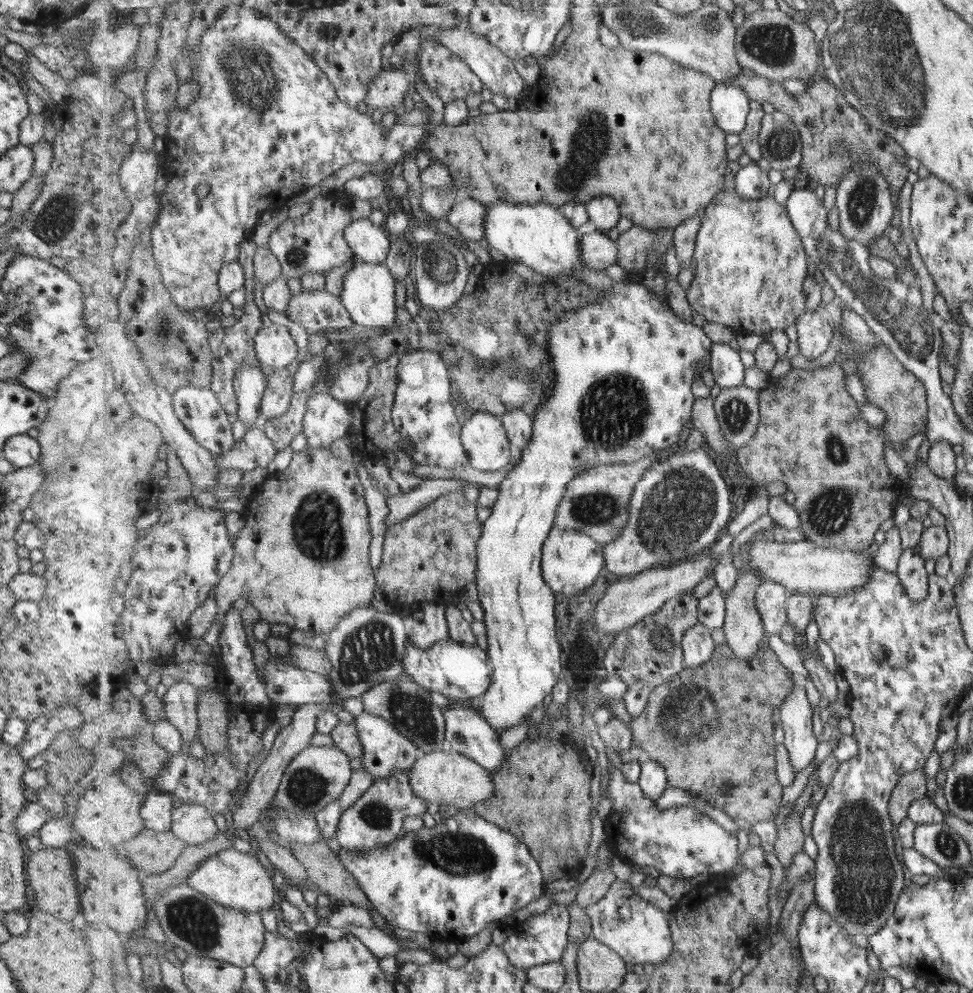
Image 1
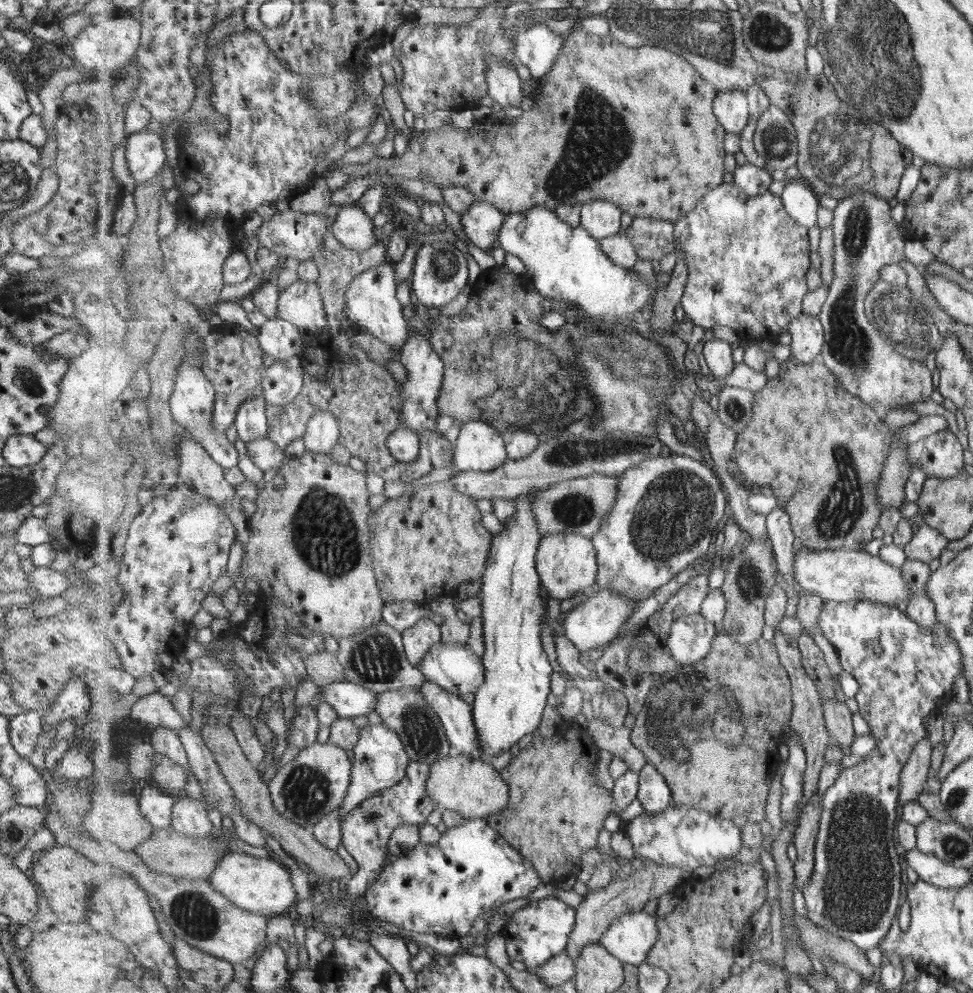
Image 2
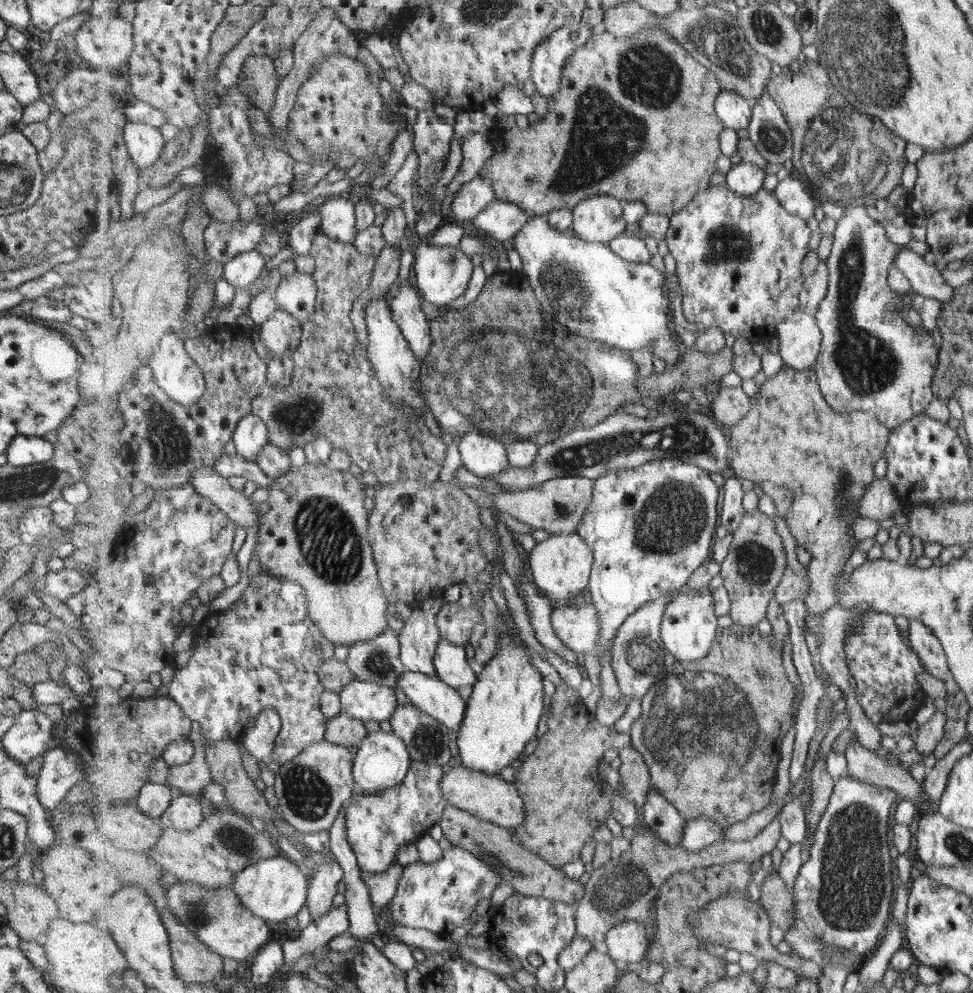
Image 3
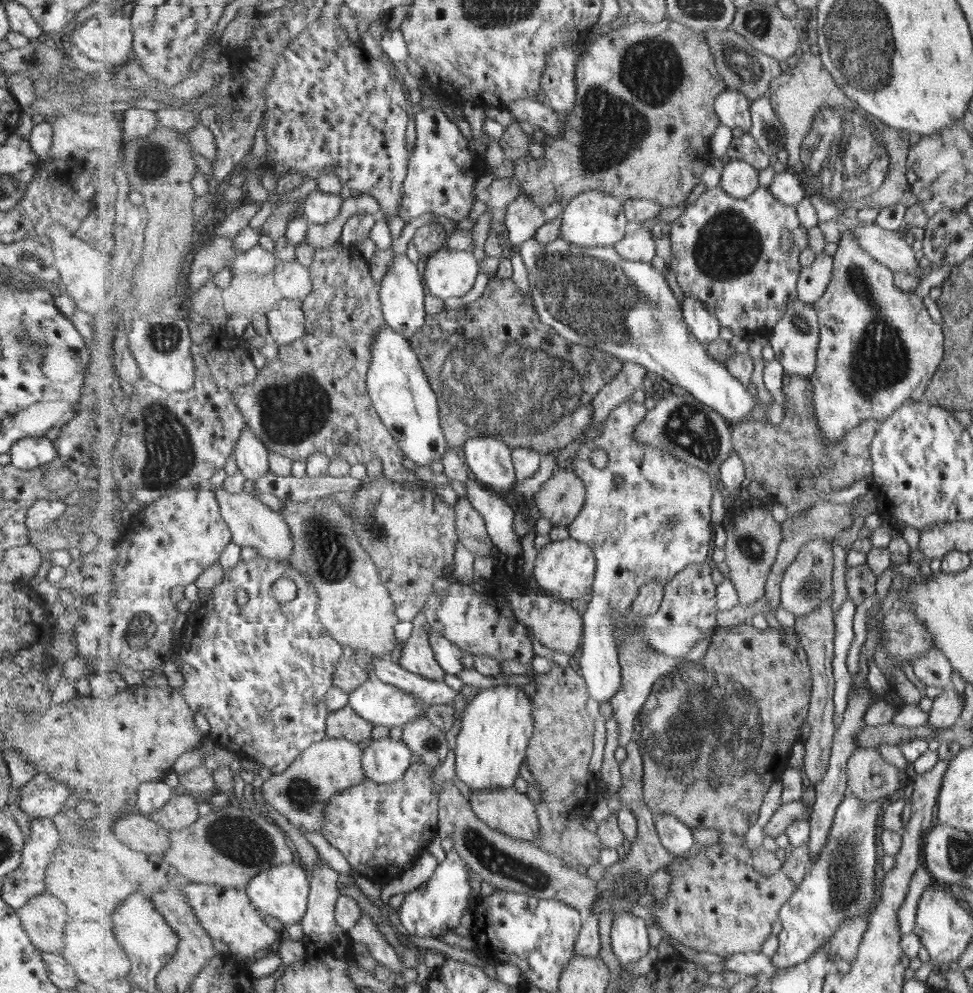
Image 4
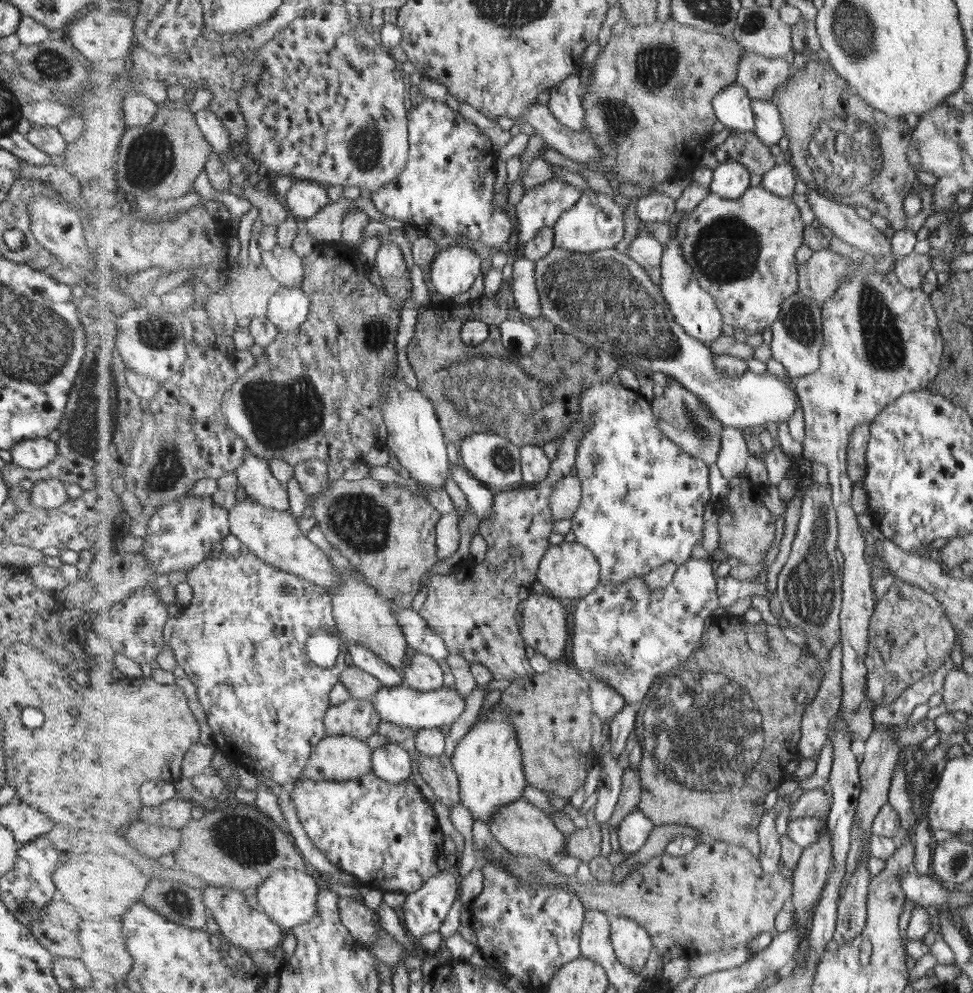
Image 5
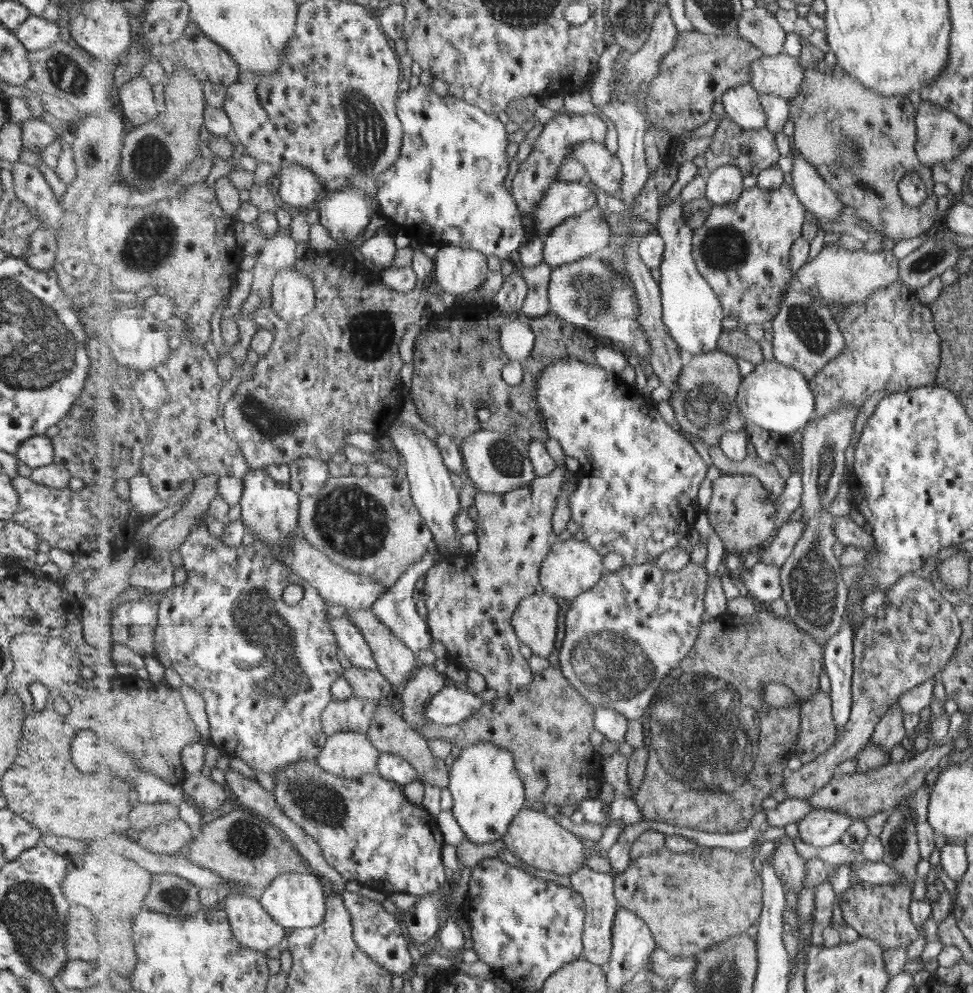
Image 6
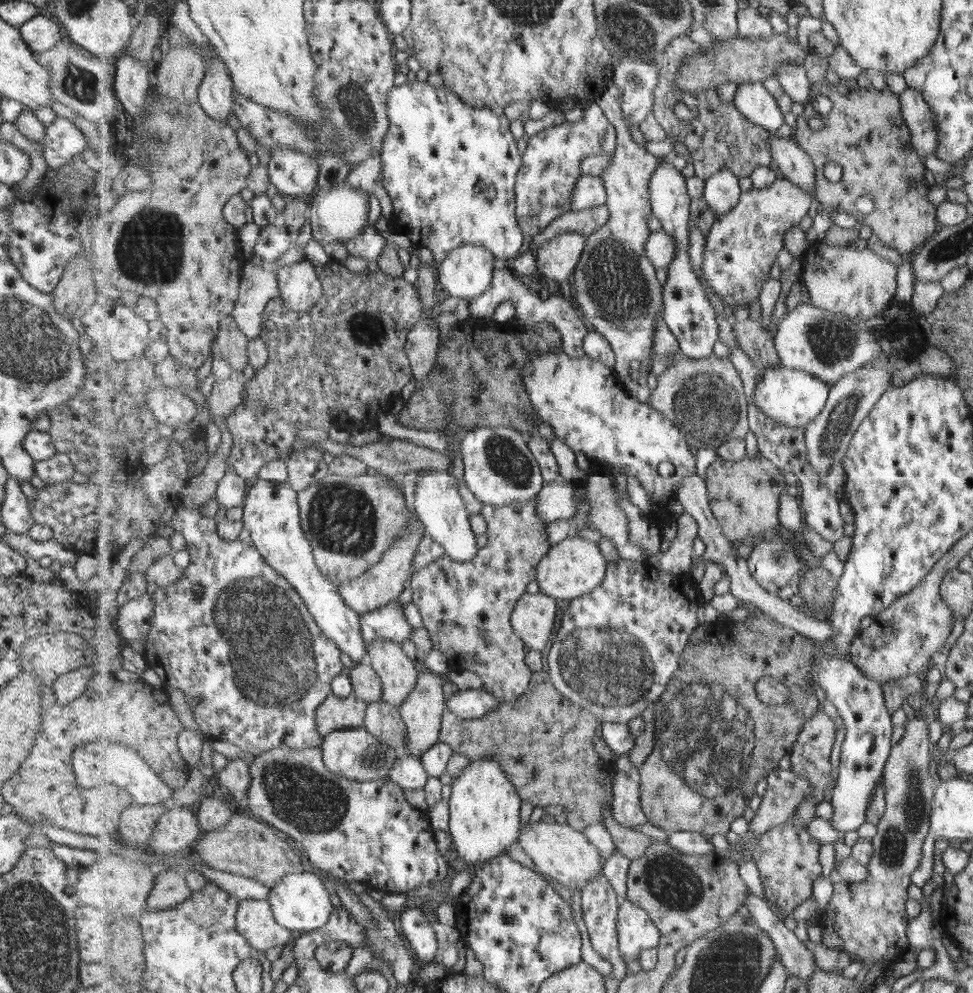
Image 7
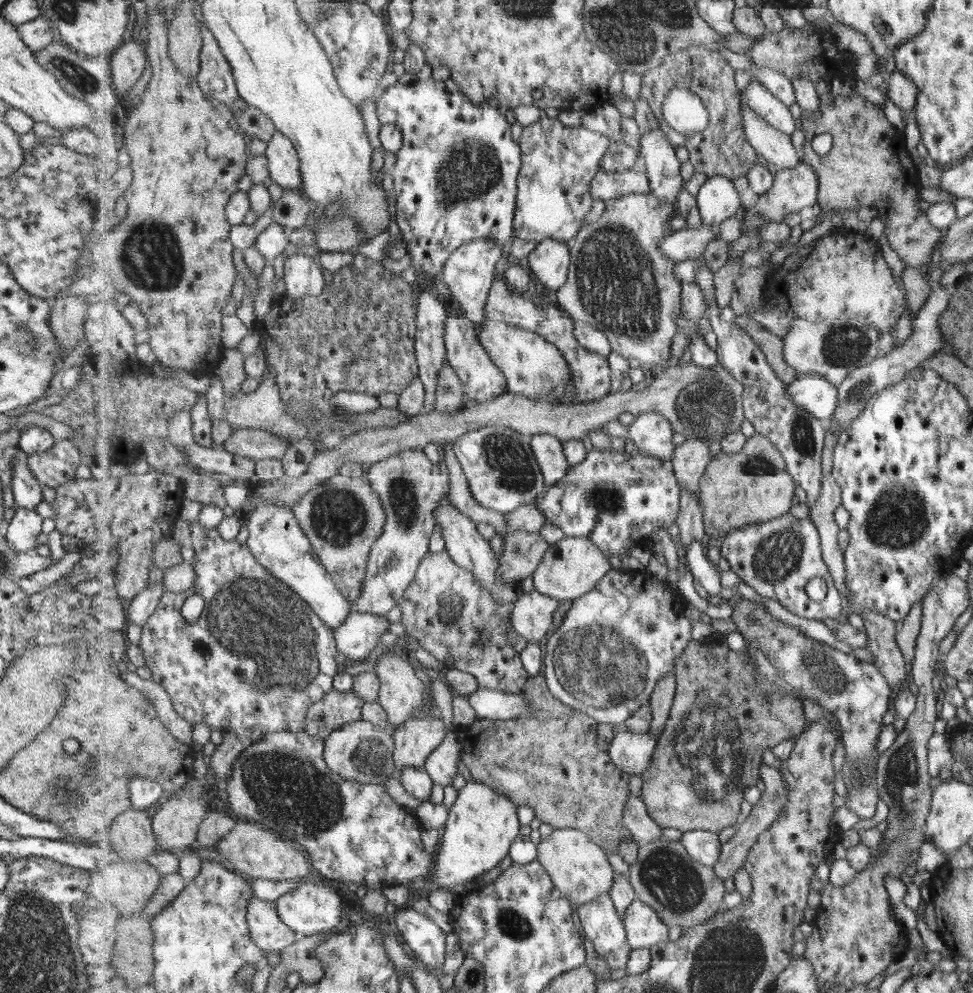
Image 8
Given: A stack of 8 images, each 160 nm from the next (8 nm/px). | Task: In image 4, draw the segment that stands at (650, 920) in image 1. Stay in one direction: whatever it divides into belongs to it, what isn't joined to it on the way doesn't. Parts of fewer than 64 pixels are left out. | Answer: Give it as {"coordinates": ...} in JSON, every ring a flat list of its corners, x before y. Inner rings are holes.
{"coordinates":[[626,912,615,917,610,938,612,952,623,966,637,963,651,947,647,922,639,916]]}

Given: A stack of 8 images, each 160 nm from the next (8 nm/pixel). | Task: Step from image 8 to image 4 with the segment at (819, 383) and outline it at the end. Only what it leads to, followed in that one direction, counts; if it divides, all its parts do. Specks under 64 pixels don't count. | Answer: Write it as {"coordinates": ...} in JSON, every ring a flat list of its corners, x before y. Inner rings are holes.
{"coordinates":[[561,238,551,244,529,240,519,246,518,251,529,271,534,306,539,310,541,320,553,326,567,340,583,346,597,346,617,358,639,363,659,381,685,388,697,400,722,414,731,426,751,418,749,412,755,406,762,406,750,392,750,385,743,386,724,364,717,363,707,354,706,345,699,342,687,324,682,304,673,294,664,271,653,268,651,263,638,263,623,258,615,246,583,247]]}

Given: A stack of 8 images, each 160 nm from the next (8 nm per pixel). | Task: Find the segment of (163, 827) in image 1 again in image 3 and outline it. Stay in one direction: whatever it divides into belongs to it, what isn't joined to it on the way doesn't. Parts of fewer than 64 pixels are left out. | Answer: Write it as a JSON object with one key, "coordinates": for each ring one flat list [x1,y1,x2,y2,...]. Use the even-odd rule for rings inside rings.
{"coordinates":[[149,782,140,790,140,795,135,802,147,816,160,820,176,795,177,791,169,784]]}

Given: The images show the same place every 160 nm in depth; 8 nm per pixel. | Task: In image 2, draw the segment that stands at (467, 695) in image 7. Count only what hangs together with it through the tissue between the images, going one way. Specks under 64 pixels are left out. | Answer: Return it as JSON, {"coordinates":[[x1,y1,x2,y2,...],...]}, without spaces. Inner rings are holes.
{"coordinates":[[347,680,319,688,315,699,317,703,331,704,341,719,365,717,371,710,376,712,376,693]]}

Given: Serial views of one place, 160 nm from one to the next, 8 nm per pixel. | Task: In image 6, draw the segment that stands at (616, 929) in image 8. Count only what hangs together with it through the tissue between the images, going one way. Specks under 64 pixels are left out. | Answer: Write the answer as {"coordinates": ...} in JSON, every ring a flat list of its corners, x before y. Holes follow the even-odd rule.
{"coordinates":[[587,866,577,869,569,877,572,886,586,900,587,917,584,931,584,950,587,952,587,960,608,967,612,960,614,922,617,912,621,908,615,893,618,877,613,875,613,873,595,872,595,870]]}

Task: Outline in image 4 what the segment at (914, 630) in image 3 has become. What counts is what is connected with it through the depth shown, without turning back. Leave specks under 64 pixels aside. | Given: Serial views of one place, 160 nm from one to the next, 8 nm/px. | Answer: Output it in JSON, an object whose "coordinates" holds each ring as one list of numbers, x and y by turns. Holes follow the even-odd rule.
{"coordinates":[[937,647,917,655,912,666,914,674,926,686,945,688,950,685,952,668,943,651]]}

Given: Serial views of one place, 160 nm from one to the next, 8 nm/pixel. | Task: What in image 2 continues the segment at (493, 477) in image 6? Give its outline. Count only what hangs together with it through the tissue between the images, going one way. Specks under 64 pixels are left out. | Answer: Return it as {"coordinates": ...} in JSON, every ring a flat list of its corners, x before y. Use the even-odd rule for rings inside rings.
{"coordinates":[[484,420,469,421,460,425,459,429,458,439,455,441,455,458,453,458,452,464,457,473,495,471,506,464,508,451,503,432,499,429,493,428,492,424]]}

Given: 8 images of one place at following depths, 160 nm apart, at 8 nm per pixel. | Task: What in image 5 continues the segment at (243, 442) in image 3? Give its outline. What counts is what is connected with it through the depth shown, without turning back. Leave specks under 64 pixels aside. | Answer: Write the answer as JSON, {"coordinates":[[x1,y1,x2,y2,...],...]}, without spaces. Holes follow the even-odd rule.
{"coordinates":[[247,450,243,466,237,470,238,482,251,500,265,508,290,512,287,487,272,474,270,462]]}

